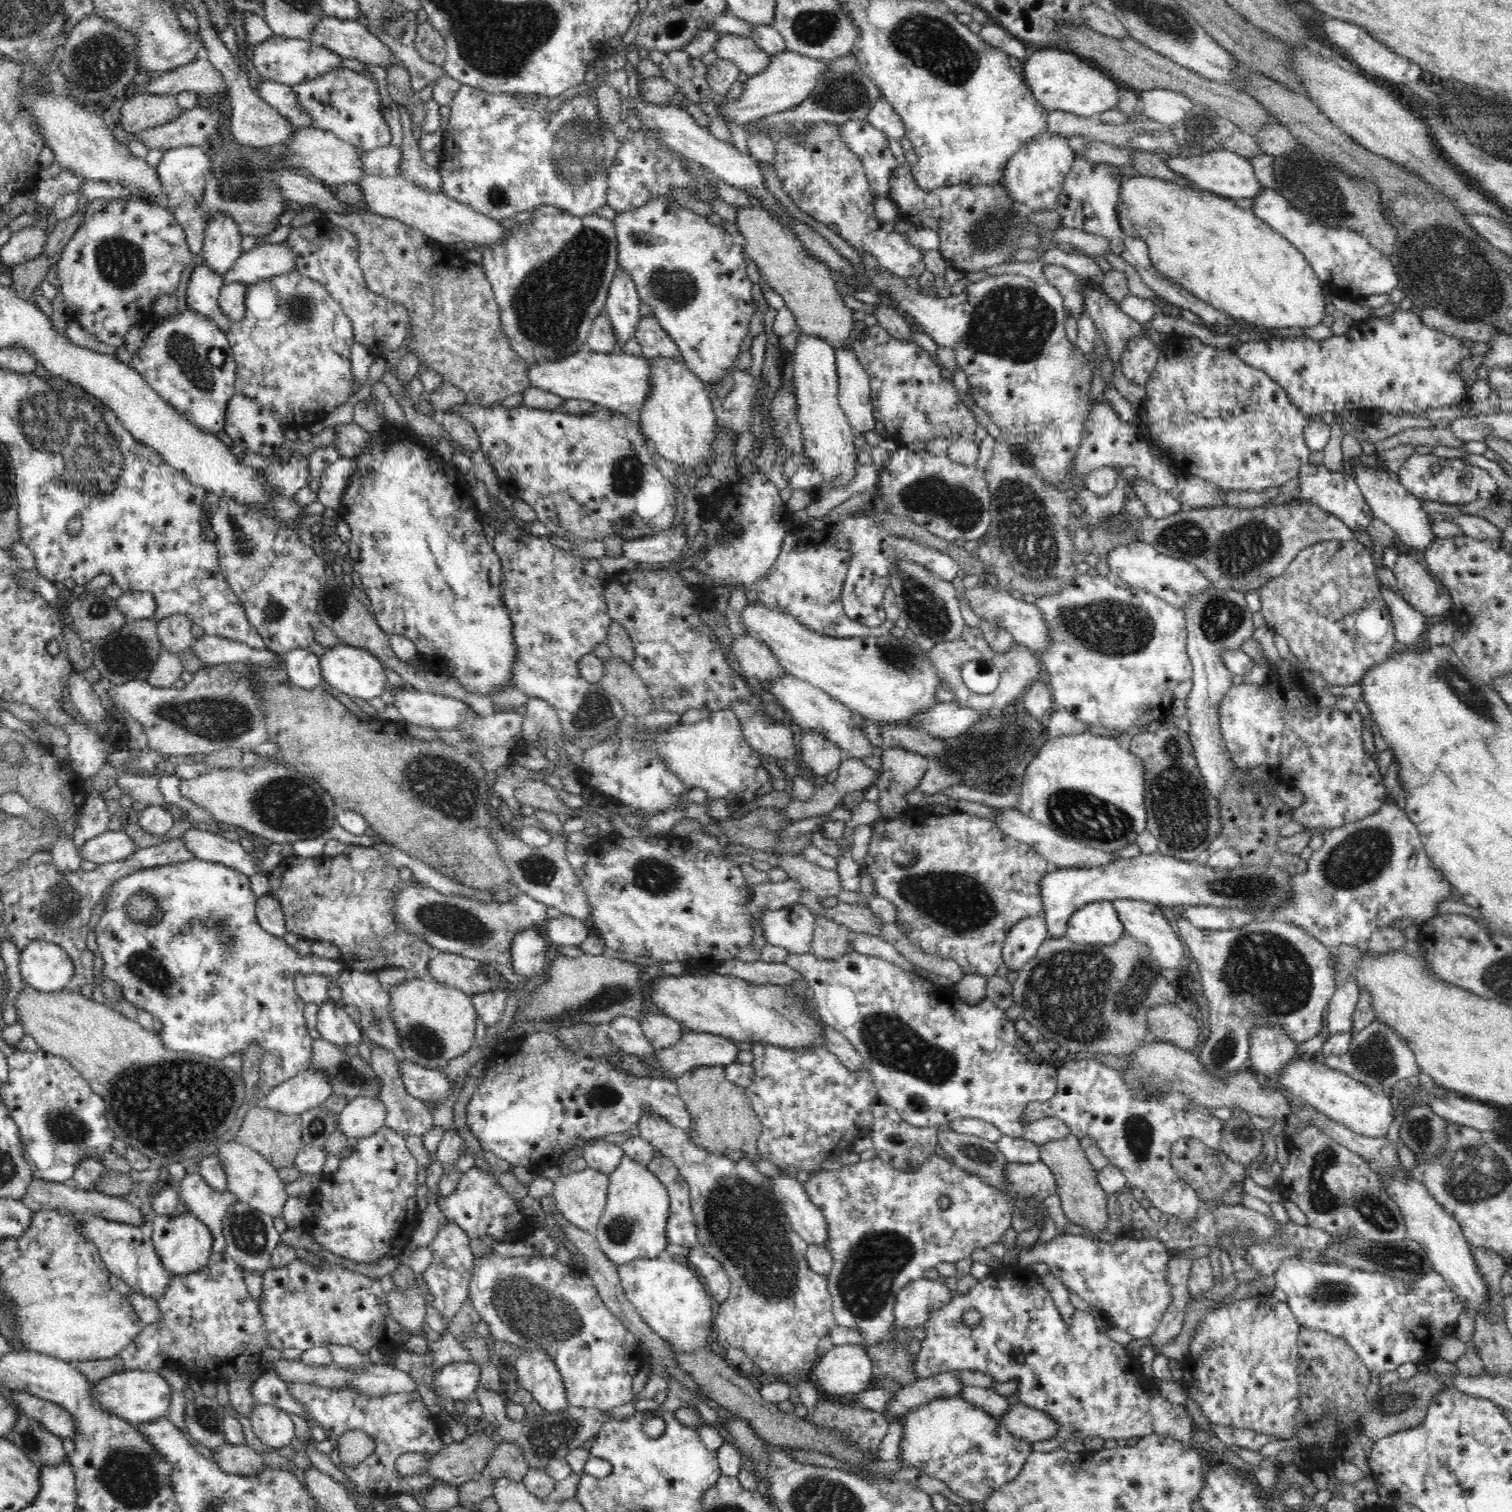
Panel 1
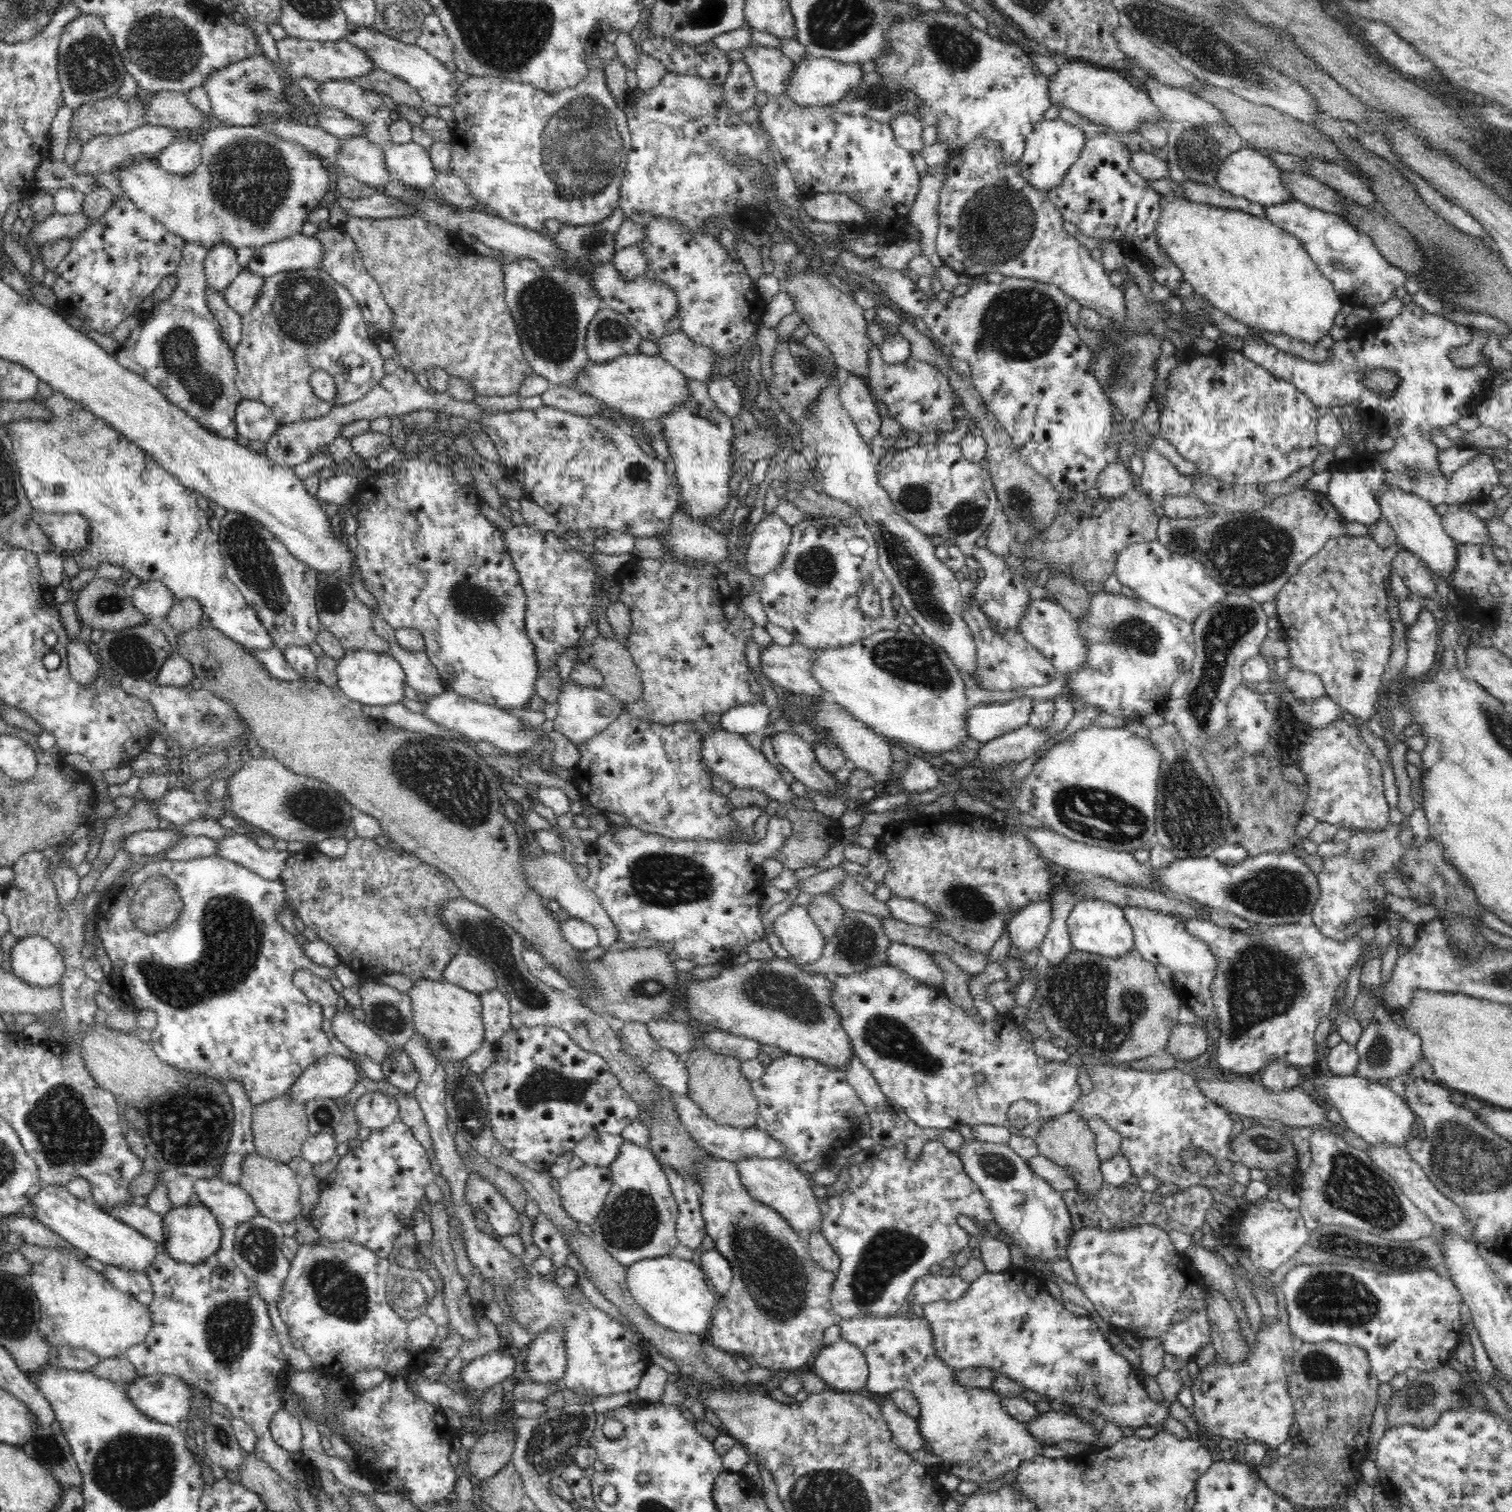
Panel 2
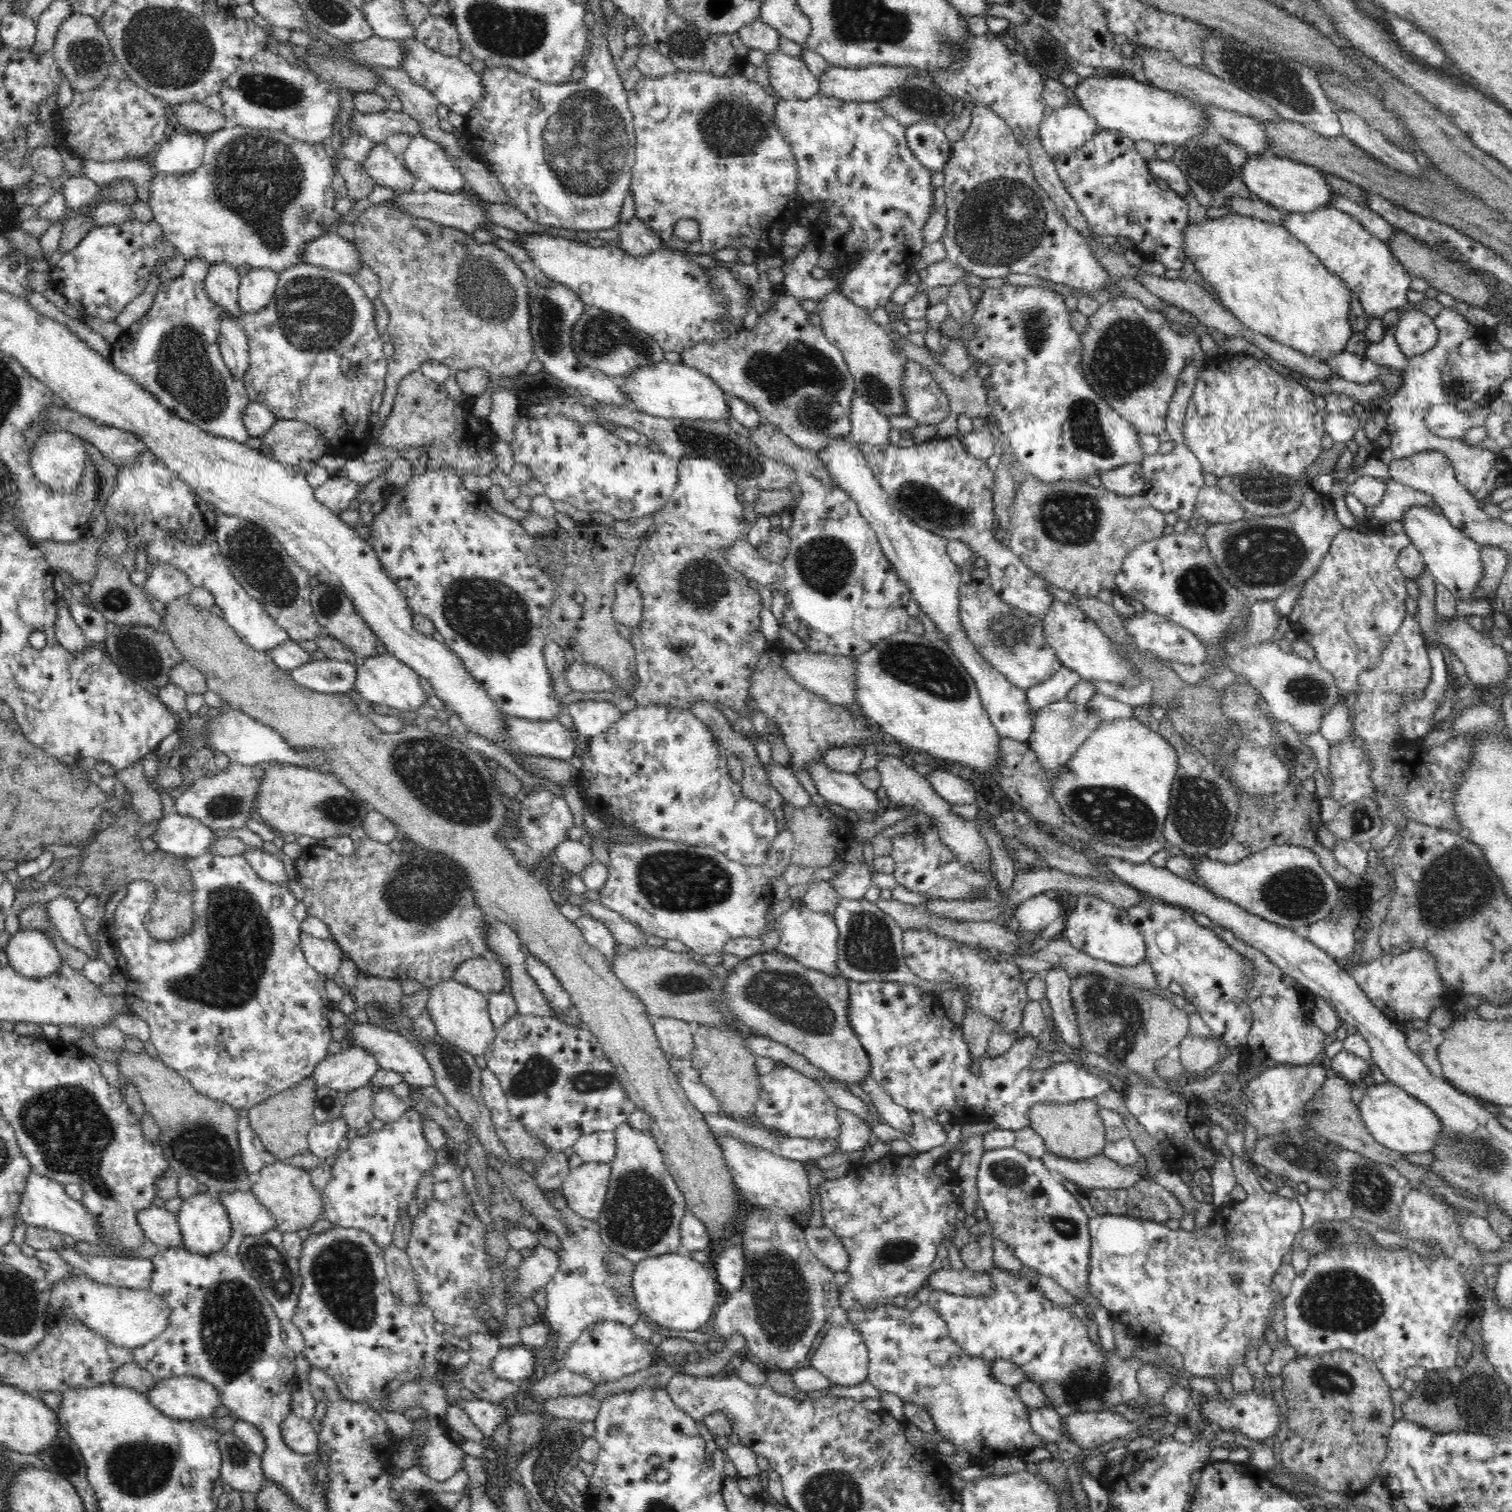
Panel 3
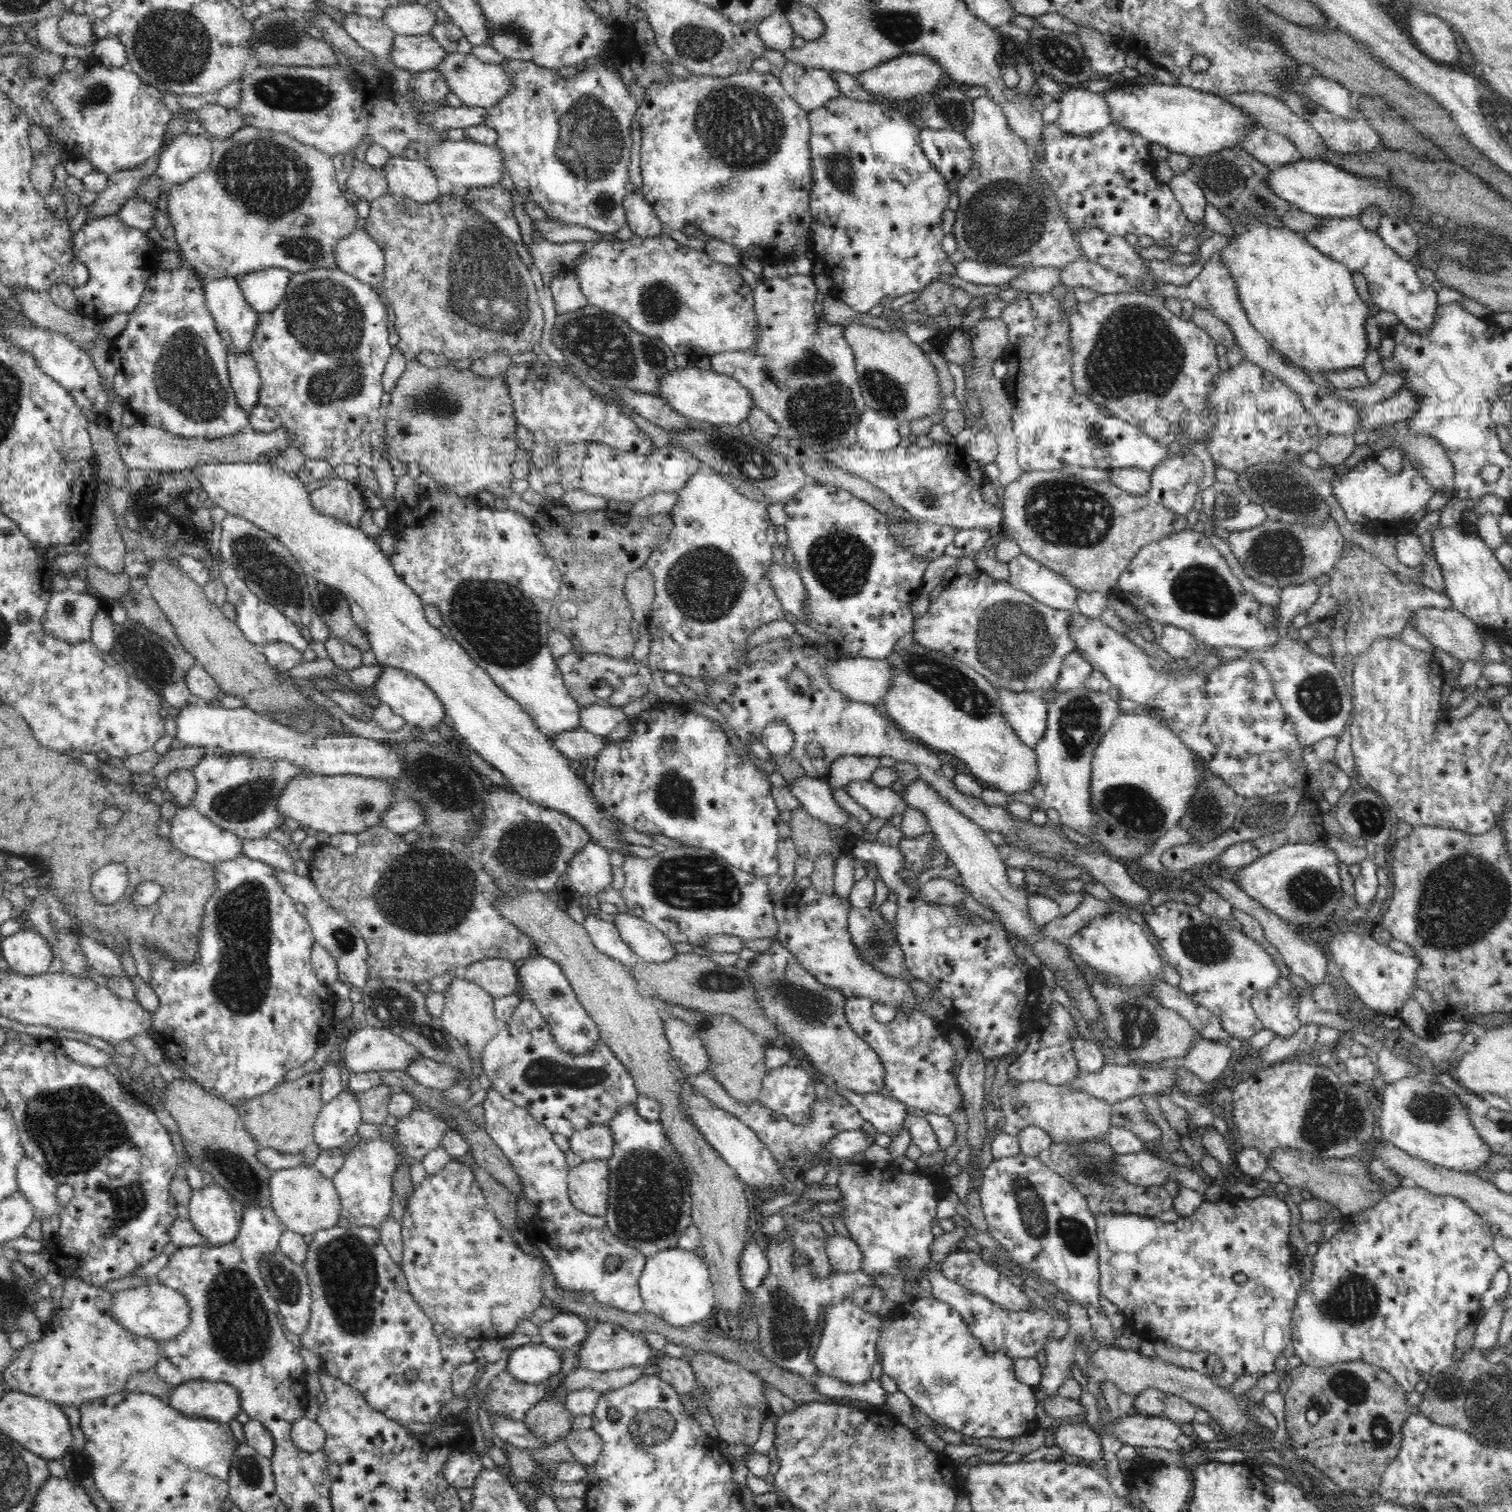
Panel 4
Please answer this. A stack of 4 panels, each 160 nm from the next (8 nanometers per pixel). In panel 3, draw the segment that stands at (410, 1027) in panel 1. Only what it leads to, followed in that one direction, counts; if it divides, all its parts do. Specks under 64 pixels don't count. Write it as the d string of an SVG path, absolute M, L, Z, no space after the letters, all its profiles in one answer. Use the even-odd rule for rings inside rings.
M453 979L430 987L426 1012L430 1015L432 1023L436 1025L438 1037L475 1057L483 1056L497 1036L489 1010L488 1000L480 992Z

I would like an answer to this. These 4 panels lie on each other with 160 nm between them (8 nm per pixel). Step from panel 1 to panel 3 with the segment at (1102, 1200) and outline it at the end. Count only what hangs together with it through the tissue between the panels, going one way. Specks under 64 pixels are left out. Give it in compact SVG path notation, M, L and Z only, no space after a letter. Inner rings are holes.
M1085 1099L1066 1105L1038 1104L1030 1112L1030 1126L1045 1142L1052 1155L1070 1160L1088 1160L1103 1154L1106 1131L1098 1115L1100 1106L1093 1099Z

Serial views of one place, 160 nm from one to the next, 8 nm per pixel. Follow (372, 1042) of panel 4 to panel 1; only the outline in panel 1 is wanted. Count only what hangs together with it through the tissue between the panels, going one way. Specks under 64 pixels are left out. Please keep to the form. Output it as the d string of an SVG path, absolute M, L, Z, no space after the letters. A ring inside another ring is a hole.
M306 1069L270 1090L260 1106L282 1114L301 1116L308 1110L323 1106L332 1094L333 1086L321 1070Z

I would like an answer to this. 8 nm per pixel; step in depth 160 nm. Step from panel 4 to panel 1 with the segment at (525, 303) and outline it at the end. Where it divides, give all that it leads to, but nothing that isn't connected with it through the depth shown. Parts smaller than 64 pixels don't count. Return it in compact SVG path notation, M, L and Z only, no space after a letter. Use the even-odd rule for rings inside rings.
M323 211L322 214L332 224L346 227L358 236L359 265L368 288L408 309L409 324L405 337L408 350L418 355L420 363L426 362L428 368L440 374L444 383L462 389L467 394L466 402L490 407L530 386L527 362L511 349L508 337L500 328L499 308L492 285L486 281L485 270L475 255L458 252L452 245L442 245L392 217L368 212L342 215ZM408 334L413 334L411 341L407 340Z

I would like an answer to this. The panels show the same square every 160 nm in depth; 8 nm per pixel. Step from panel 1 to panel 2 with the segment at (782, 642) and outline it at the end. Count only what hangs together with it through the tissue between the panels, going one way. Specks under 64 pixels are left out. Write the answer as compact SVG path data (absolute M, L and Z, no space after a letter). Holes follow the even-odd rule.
M882 630L851 645L813 649L813 654L815 659L811 673L827 696L889 741L896 741L900 745L903 743L903 746L910 744L924 752L938 755L960 746L969 737L966 719L967 710L972 705L966 701L964 678L949 654L926 635Z

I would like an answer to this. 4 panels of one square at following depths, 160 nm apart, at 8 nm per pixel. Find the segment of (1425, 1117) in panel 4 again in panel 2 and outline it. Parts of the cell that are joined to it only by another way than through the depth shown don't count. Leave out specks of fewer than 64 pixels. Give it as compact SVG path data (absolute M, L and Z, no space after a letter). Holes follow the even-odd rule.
M1318 1072L1315 1077L1307 1080L1312 1082L1312 1094L1318 1093L1328 1106L1334 1106L1342 1115L1347 1128L1352 1130L1370 1145L1384 1143L1386 1145L1408 1146L1415 1141L1410 1135L1416 1124L1416 1115L1408 1104L1390 1087L1378 1084L1368 1078L1354 1075L1340 1075L1336 1073Z

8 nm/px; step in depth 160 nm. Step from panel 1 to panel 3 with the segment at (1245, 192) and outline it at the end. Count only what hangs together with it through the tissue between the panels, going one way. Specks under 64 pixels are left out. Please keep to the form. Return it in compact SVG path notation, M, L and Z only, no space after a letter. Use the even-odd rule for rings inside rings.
M1270 153L1248 155L1241 171L1242 182L1250 192L1283 211L1310 212L1320 207L1330 207L1331 198L1336 194L1326 184L1325 173L1321 169Z

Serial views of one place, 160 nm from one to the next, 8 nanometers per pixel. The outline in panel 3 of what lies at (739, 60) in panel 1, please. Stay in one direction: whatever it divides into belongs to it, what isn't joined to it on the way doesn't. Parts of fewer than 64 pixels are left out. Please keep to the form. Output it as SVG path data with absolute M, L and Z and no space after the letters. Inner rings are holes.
M782 52L765 55L770 86L782 99L806 100L819 94L820 81L808 69L801 57Z

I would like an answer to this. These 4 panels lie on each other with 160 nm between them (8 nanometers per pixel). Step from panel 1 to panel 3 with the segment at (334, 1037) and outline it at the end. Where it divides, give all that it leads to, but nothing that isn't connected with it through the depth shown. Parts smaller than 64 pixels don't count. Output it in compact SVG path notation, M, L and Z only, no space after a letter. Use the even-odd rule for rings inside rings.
M368 1022L365 1024L355 1023L350 1028L350 1034L354 1039L354 1045L358 1045L358 1047L362 1047L362 1049L374 1055L374 1058L378 1061L379 1068L400 1073L404 1082L411 1086L422 1088L434 1086L434 1073L426 1057L417 1049L418 1047L415 1044L412 1044L411 1041L401 1036L398 1032L389 1032Z

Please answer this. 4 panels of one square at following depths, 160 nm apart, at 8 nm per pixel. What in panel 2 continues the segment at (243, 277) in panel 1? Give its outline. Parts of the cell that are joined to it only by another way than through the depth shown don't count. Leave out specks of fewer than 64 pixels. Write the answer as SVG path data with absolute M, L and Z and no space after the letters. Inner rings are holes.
M300 233L266 243L252 251L245 270L264 279L288 270L320 269L323 259L320 241Z

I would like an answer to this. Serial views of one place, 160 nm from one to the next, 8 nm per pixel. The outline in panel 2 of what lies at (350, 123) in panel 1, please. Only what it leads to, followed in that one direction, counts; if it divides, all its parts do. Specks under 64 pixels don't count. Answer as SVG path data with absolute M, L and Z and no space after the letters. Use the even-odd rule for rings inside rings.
M352 79L330 80L317 84L318 96L330 108L337 108L344 112L346 116L361 122L363 128L366 129L364 137L370 143L384 148L391 141L391 109L384 104L382 94L374 90L366 89L362 85L355 84Z

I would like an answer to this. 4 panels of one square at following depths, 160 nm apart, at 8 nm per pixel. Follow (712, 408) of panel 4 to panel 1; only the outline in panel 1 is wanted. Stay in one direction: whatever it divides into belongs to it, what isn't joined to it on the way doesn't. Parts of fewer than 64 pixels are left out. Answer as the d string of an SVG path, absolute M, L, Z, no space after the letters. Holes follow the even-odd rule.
M587 348L565 359L542 359L527 364L527 380L532 387L551 392L560 398L590 400L600 407L638 418L650 388L651 372L647 359L624 352L599 353Z

